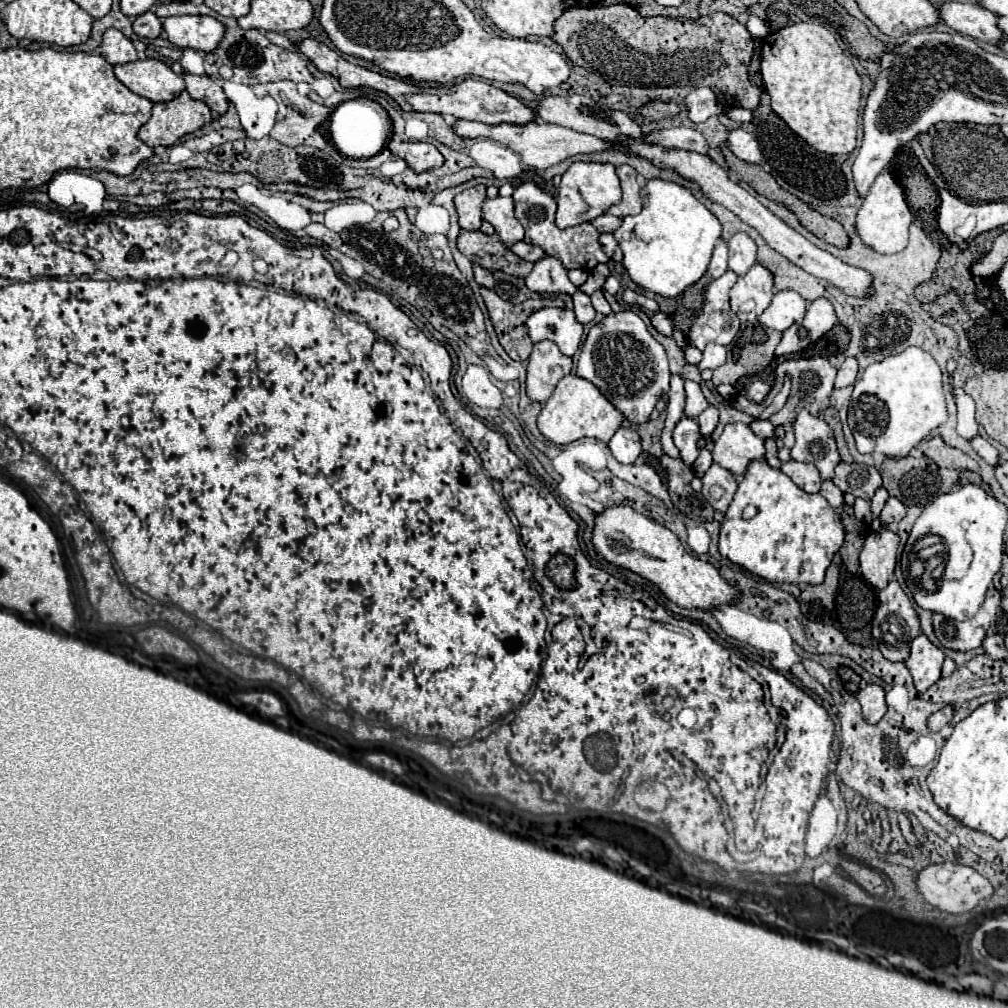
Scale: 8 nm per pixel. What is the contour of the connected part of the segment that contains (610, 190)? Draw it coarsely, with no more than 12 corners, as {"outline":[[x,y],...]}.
{"outline":[[573,162],[557,192],[569,228],[621,202],[615,166]]}

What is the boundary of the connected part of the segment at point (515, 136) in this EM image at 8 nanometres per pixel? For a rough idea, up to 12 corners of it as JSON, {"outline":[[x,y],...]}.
{"outline":[[453,122],[461,138],[491,138],[531,168],[623,142],[547,122]]}

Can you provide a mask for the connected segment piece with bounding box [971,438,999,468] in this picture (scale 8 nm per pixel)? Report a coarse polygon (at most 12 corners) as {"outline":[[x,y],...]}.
{"outline":[[973,438],[971,446],[989,464],[999,466],[999,450],[985,438]]}

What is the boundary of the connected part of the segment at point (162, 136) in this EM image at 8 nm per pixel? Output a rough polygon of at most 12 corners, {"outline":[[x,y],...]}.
{"outline":[[183,90],[153,104],[141,126],[147,146],[173,146],[213,120],[205,102]]}

